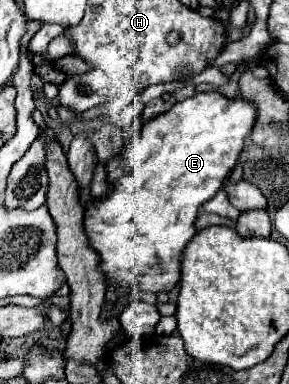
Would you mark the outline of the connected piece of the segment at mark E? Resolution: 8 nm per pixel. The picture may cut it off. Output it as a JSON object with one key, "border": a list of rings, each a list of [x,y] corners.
{"border":[[[211,90],[211,92],[203,92],[203,94],[195,94],[183,102],[177,102],[169,112],[159,114],[157,118],[149,120],[143,124],[141,134],[131,140],[131,144],[123,150],[121,158],[113,158],[113,162],[109,162],[107,166],[107,178],[109,184],[113,186],[113,190],[101,198],[101,200],[93,200],[91,206],[87,206],[85,212],[85,234],[91,240],[91,246],[99,252],[101,256],[101,270],[107,276],[109,286],[121,286],[121,284],[129,284],[133,290],[149,290],[149,292],[169,292],[181,278],[181,262],[183,262],[183,250],[185,246],[193,240],[193,236],[197,234],[195,230],[195,218],[197,212],[201,208],[201,204],[209,198],[213,198],[213,194],[217,194],[217,190],[223,186],[223,182],[229,178],[231,170],[237,166],[239,156],[245,148],[245,138],[251,134],[253,126],[255,126],[255,116],[257,116],[257,108],[253,106],[253,102],[245,100],[243,96],[235,96],[235,98],[227,98],[223,96],[219,90]]]}

